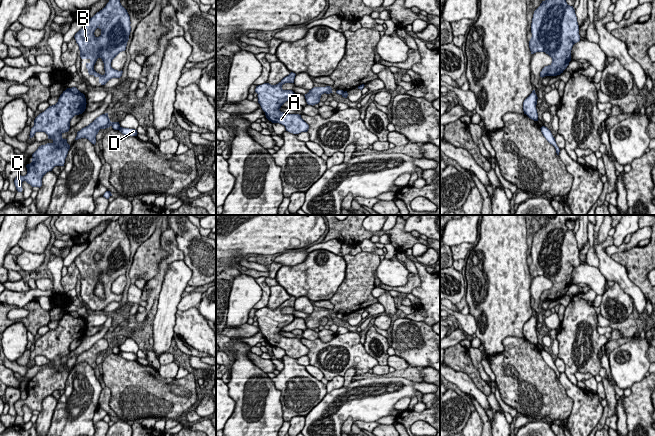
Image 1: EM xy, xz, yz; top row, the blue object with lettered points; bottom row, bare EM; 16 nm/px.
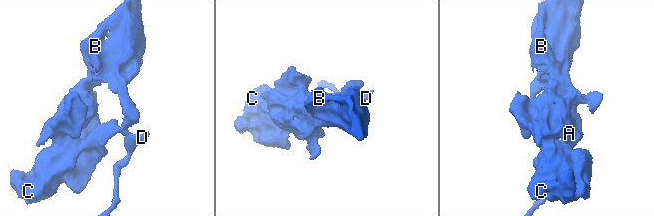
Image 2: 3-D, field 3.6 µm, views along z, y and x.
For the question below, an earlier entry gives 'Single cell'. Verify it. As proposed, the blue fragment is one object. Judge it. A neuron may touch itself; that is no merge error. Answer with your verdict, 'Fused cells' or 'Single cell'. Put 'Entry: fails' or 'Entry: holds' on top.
Entry: fails
Fused cells

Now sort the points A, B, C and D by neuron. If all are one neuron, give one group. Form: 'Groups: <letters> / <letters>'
Groups: A B C / D

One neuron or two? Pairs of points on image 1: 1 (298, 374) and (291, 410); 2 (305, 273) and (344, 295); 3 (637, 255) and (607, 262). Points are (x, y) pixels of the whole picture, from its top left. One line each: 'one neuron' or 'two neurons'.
1: one neuron
2: two neurons
3: two neurons

